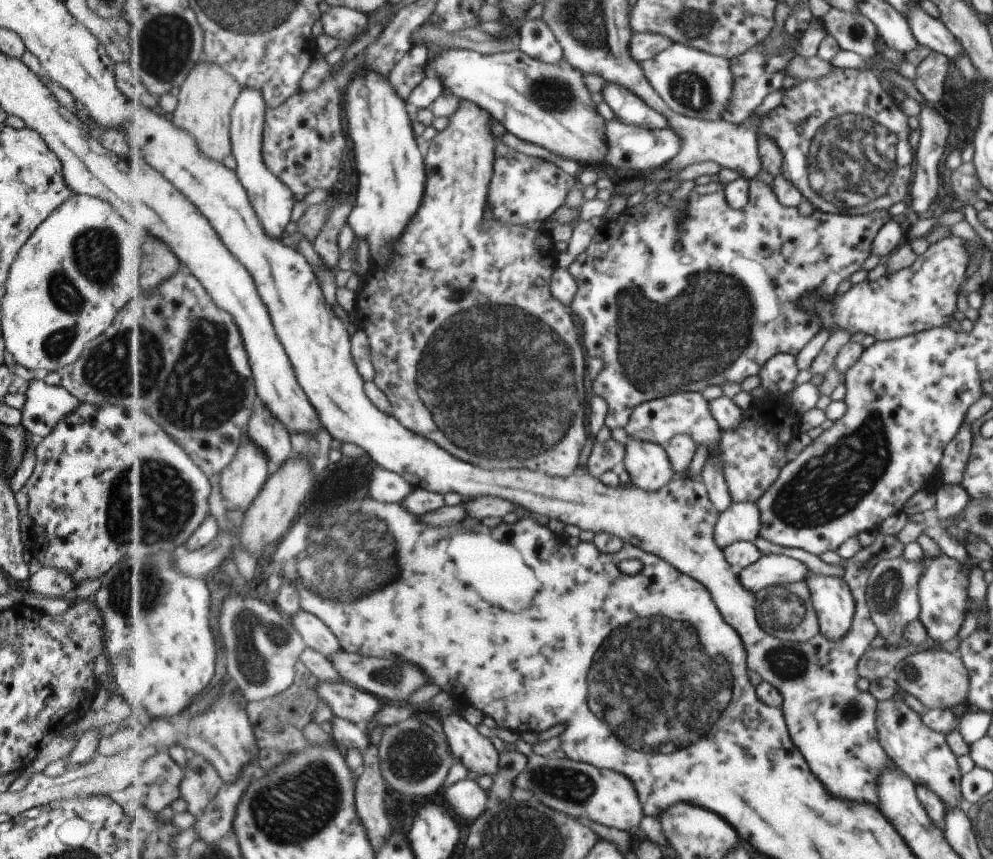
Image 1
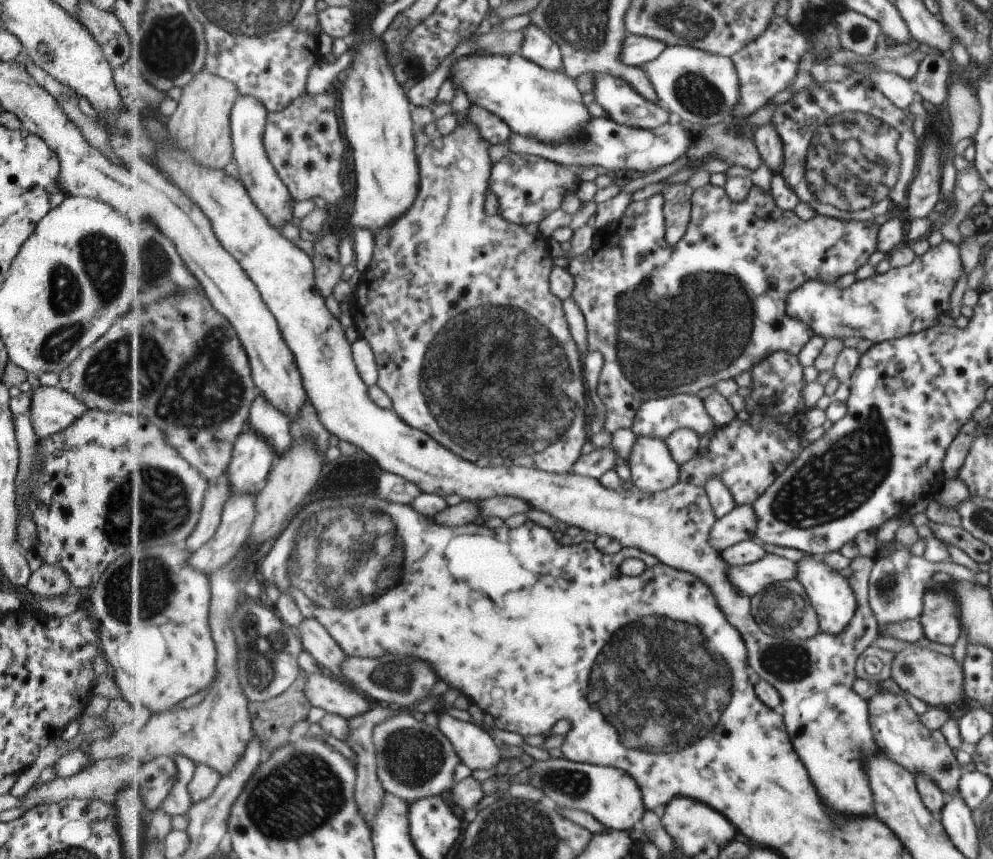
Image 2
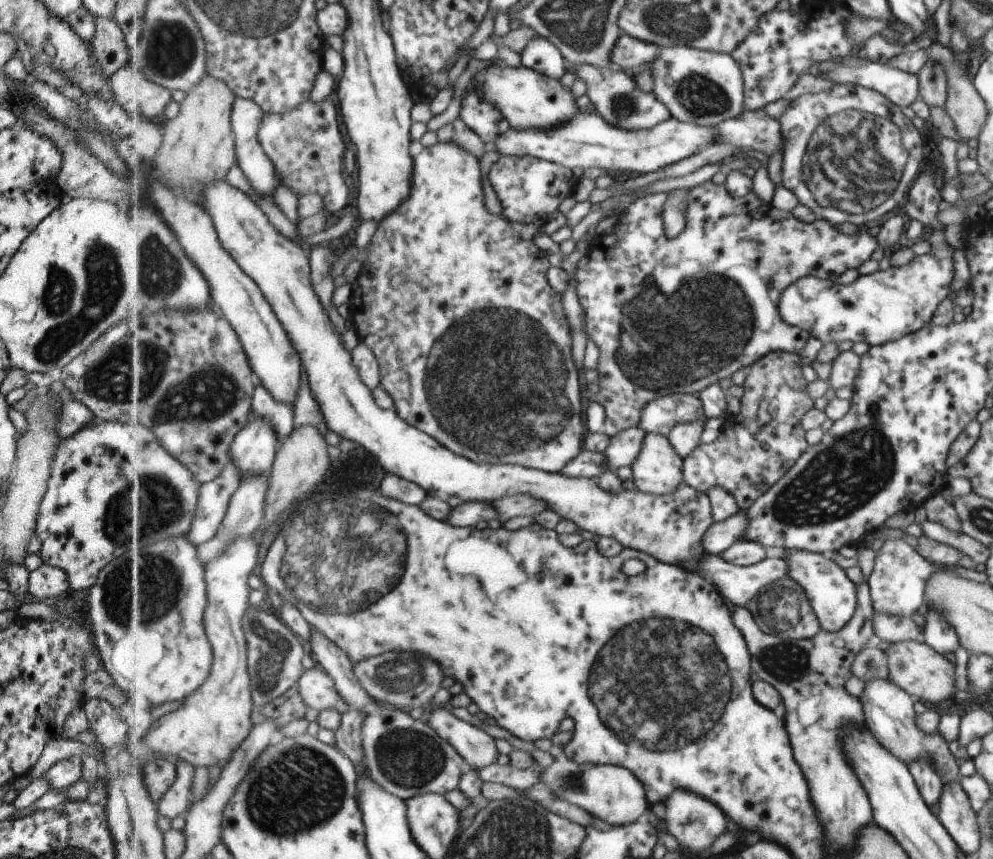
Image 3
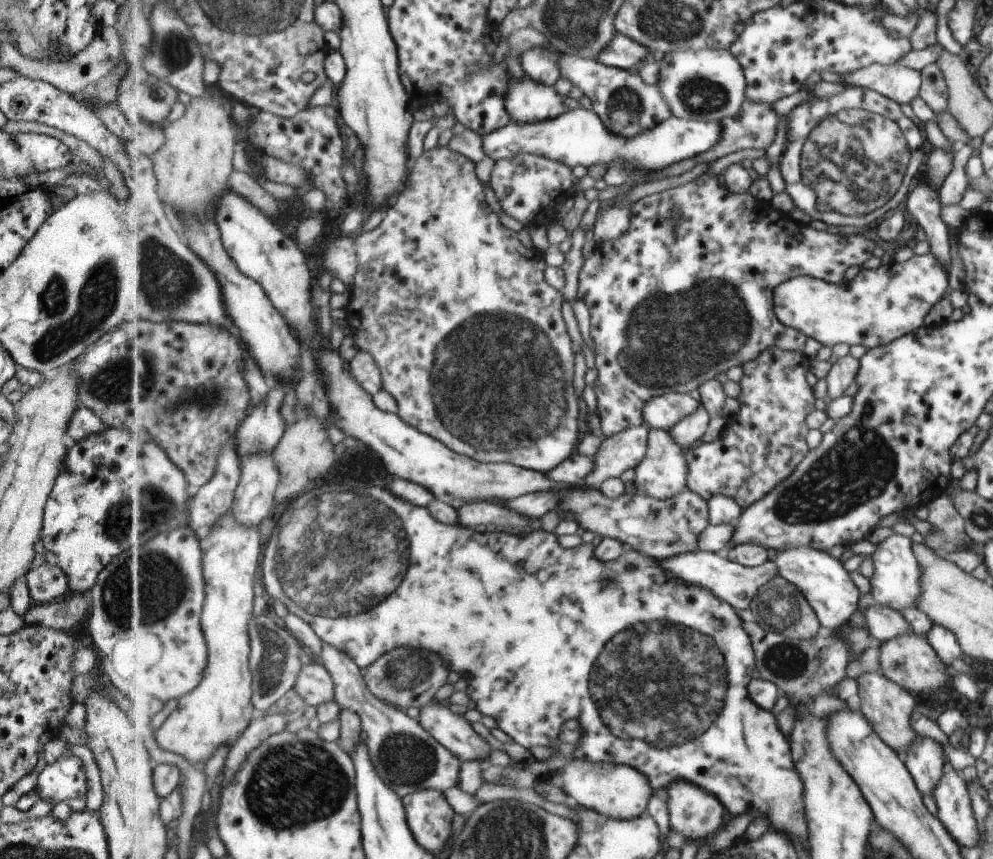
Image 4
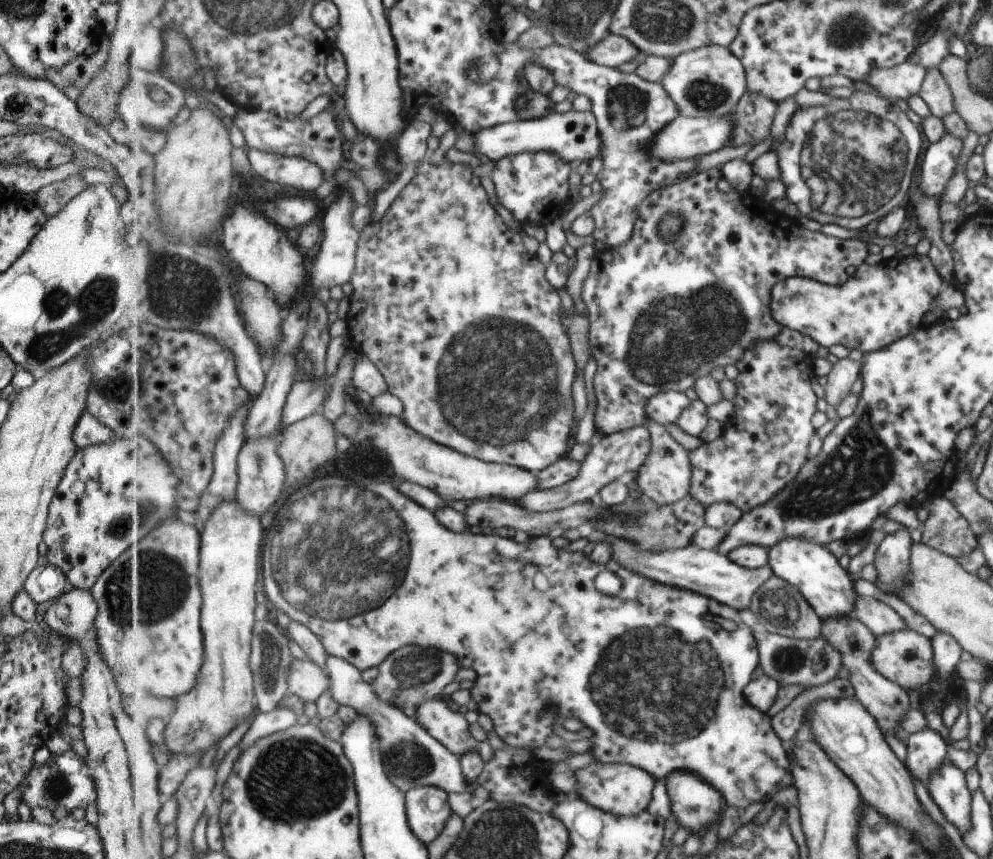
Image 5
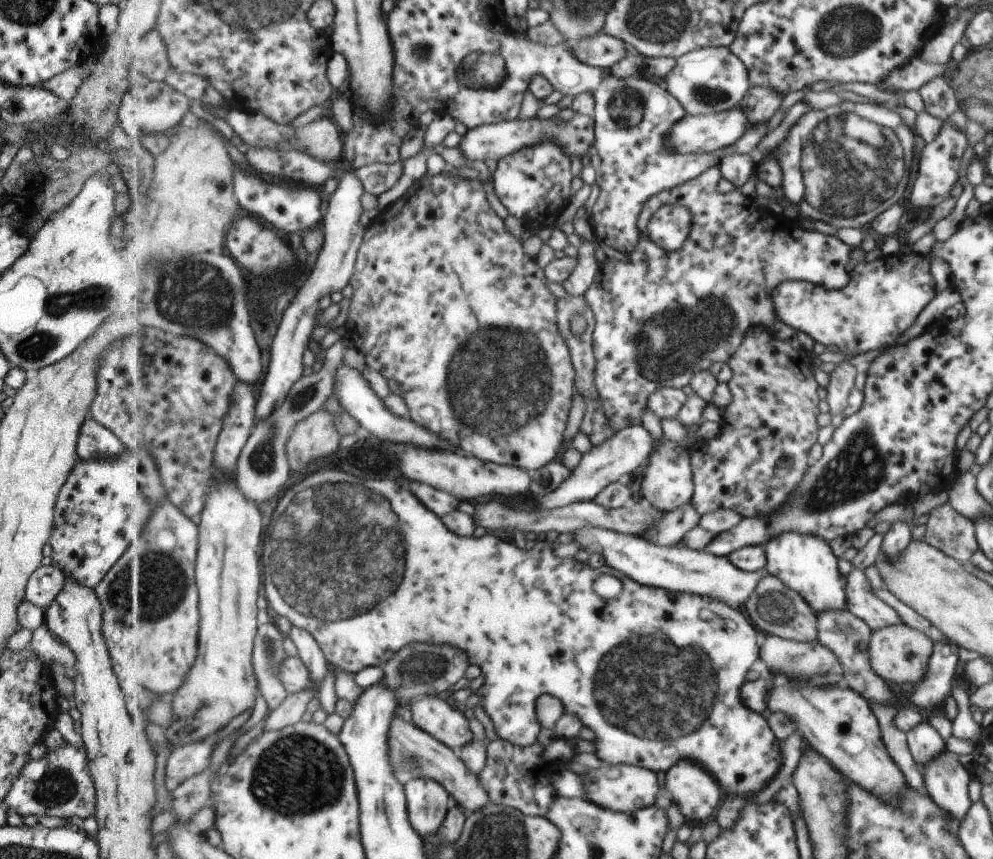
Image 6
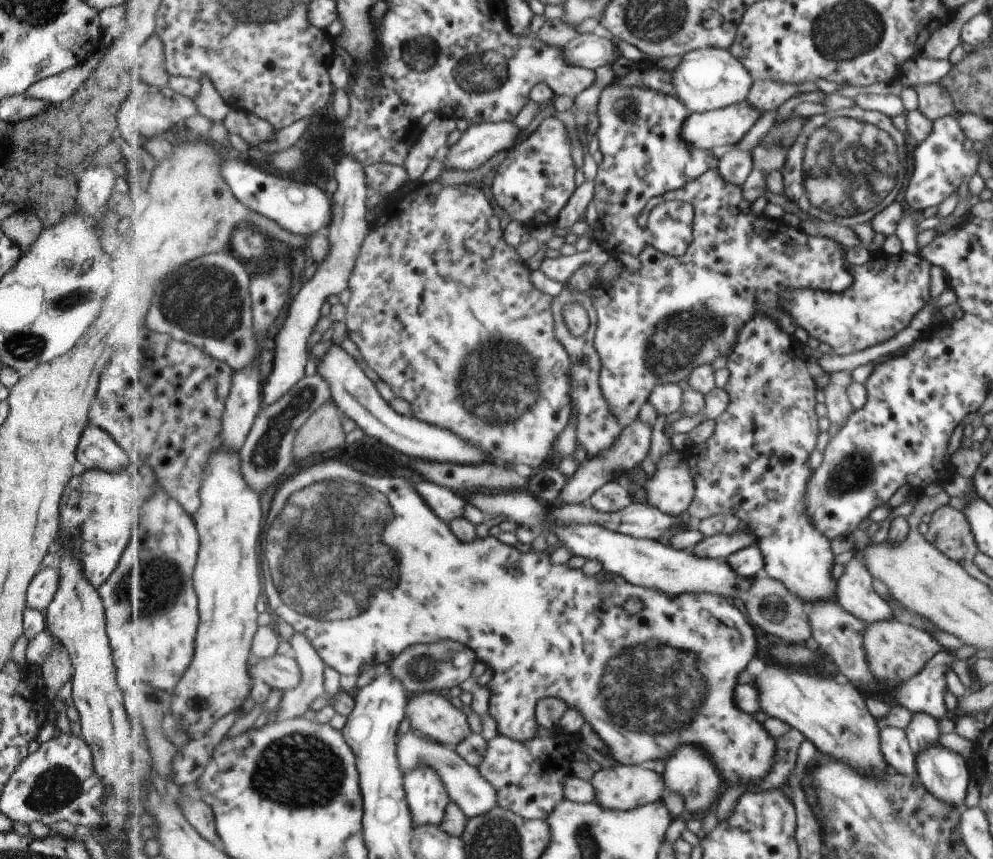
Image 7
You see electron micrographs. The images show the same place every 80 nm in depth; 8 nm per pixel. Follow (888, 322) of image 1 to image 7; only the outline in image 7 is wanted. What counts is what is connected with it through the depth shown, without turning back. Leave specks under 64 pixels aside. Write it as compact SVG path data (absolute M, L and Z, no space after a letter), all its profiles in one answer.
M903 250L895 256L875 253L865 263L849 267L852 267L853 282L843 292L813 291L806 288L794 291L785 289L783 300L780 296L780 306L785 306L794 318L796 326L819 343L830 346L832 353L839 356L875 346L895 336L929 300L929 261L917 258L917 254L911 255Z

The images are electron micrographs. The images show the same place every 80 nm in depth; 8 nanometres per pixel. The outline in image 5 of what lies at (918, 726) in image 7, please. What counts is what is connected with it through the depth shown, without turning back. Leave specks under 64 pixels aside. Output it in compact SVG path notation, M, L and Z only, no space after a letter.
M919 730L906 739L905 765L919 782L927 783L942 767L945 758L945 742L933 730Z

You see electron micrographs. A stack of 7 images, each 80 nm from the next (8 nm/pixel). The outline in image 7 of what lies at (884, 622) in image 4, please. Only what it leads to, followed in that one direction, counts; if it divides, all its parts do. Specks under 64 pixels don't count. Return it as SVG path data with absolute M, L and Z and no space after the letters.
M852 558L845 565L845 571L838 578L837 604L866 625L877 621L893 620L892 608L872 589L872 576L857 559Z

